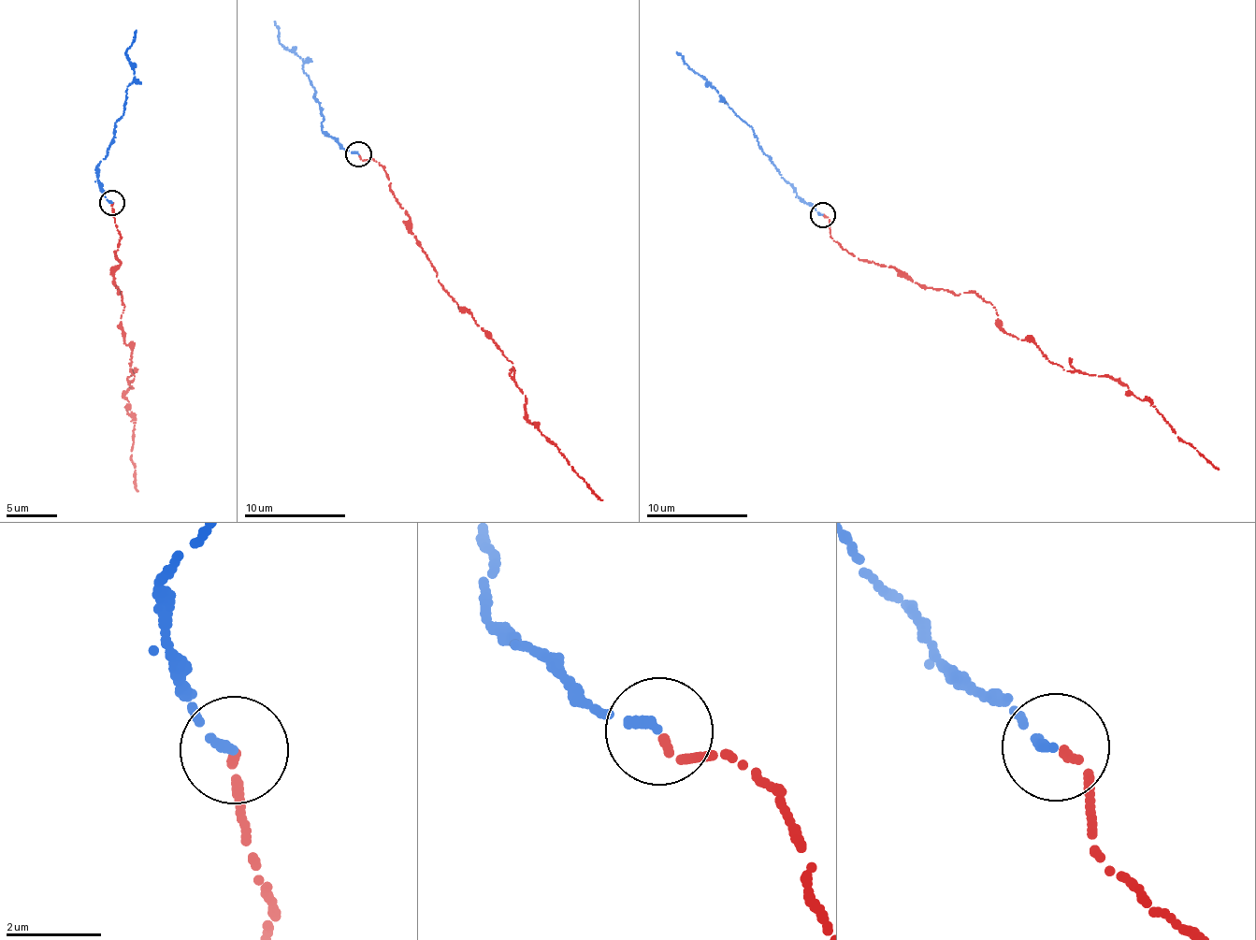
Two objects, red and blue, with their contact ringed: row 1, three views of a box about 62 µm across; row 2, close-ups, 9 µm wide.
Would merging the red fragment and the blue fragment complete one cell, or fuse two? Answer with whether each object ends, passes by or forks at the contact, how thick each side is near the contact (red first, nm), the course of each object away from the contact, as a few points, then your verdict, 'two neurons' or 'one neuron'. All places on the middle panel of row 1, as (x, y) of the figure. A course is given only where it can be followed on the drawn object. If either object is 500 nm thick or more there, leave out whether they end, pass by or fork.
red ends there; blue ends there; 150 nm thick on the red side, 200 nm on the other; red runs (358, 154), (371, 158), (391, 182), (411, 234), (443, 290), (512, 366), (526, 419), (601, 499); blue runs (358, 154), (321, 129), (324, 117), (312, 96), (316, 93), (303, 71), (303, 59), (279, 43), (274, 21); one neuron

